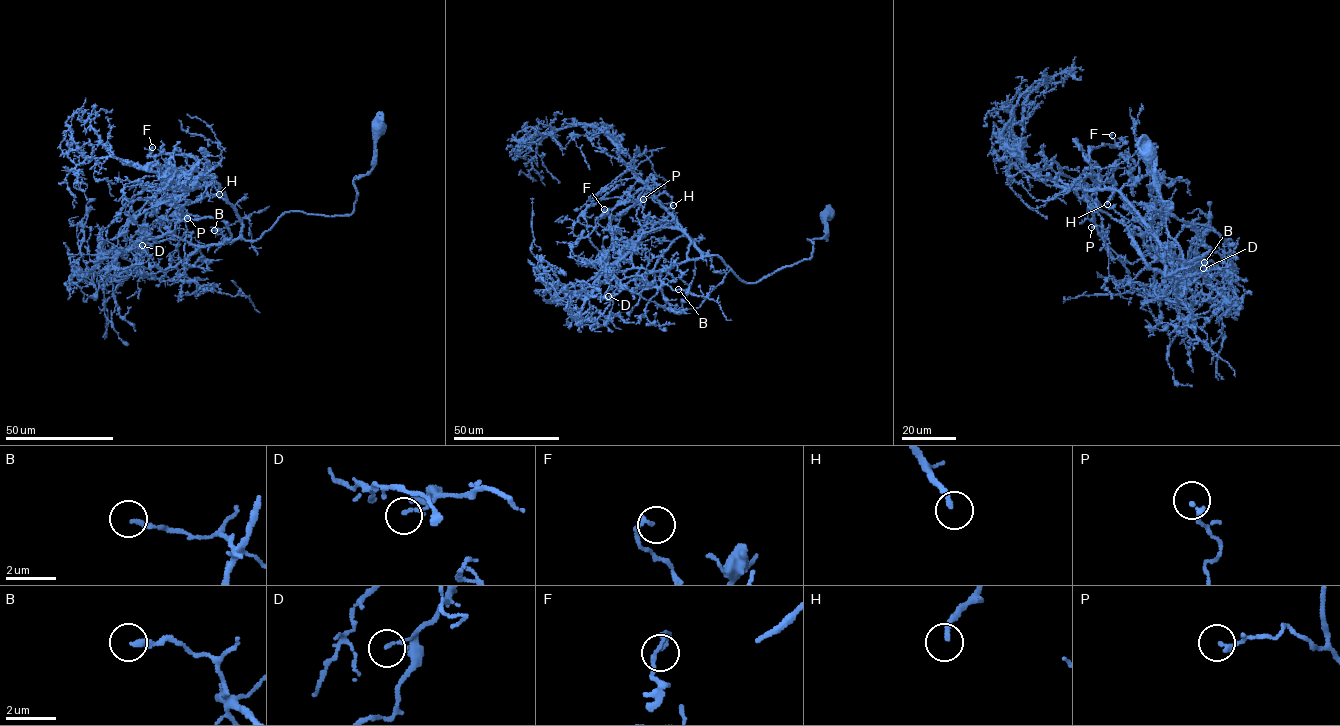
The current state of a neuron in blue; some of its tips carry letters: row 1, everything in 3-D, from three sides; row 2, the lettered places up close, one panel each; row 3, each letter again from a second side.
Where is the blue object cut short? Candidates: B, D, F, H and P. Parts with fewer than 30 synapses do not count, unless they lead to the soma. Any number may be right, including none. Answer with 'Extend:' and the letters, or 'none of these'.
Extend: H

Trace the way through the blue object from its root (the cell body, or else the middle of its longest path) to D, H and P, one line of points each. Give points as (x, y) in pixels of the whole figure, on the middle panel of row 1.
D: (827, 215), (824, 236), (808, 239), (811, 257), (755, 282), (707, 255), (656, 271), (642, 268), (608, 296)
H: (827, 215), (824, 236), (808, 239), (808, 259), (745, 283), (717, 256), (702, 255), (669, 212), (673, 205)
P: (827, 215), (808, 259), (745, 283), (637, 181), (629, 193), (643, 199)

